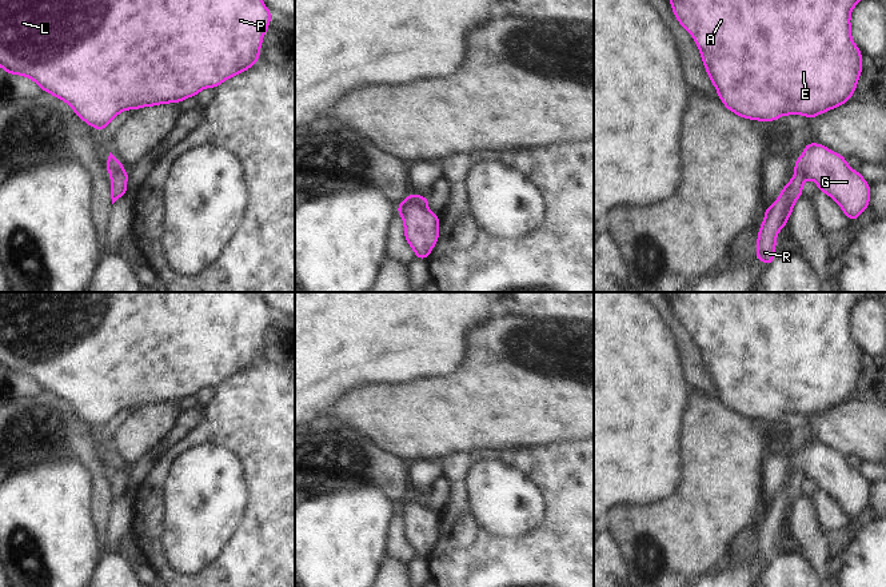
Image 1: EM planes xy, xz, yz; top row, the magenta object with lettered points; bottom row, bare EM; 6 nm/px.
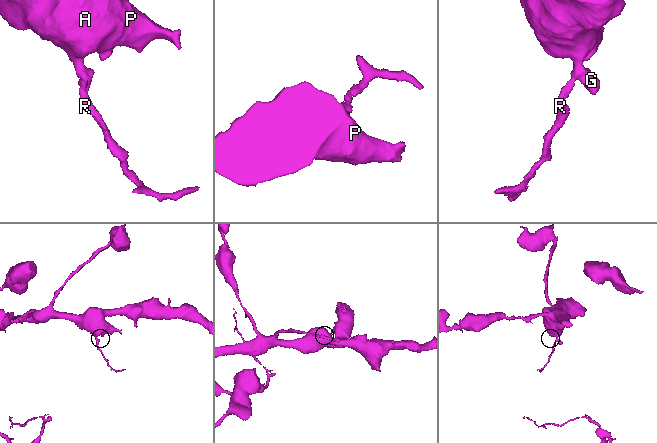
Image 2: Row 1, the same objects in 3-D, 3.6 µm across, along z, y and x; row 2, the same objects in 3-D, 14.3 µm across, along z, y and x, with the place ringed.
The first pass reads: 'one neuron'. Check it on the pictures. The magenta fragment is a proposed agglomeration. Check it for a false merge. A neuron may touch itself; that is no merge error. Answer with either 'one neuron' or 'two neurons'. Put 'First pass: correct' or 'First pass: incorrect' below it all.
two neurons
First pass: incorrect

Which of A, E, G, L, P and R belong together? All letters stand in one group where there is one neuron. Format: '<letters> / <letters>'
A E G L P / R

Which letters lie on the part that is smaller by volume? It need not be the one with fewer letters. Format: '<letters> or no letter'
R

